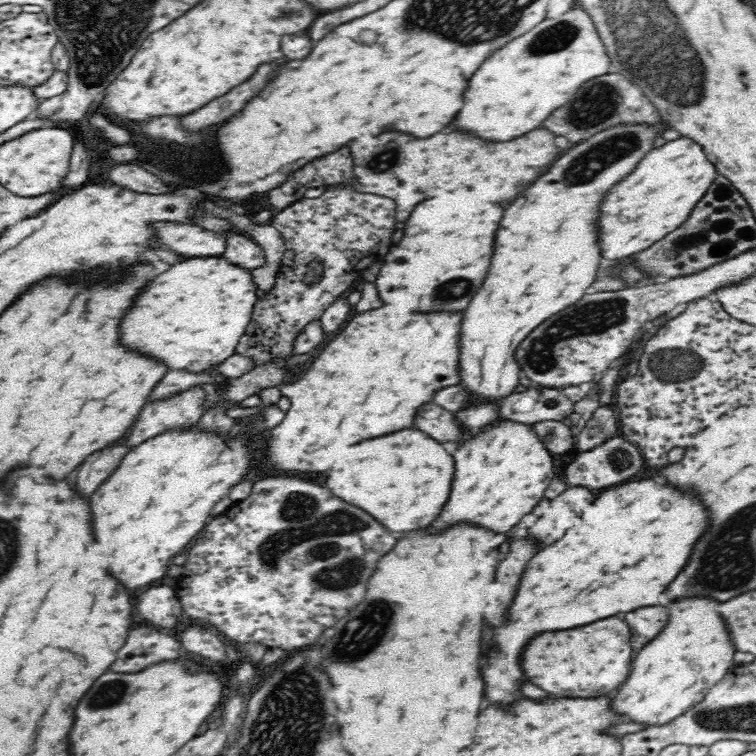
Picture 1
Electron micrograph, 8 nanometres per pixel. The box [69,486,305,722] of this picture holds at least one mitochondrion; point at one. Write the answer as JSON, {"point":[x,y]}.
{"point":[109,693]}

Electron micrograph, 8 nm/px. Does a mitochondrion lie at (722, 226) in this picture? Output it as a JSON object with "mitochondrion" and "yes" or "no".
{"mitochondrion":"no"}

